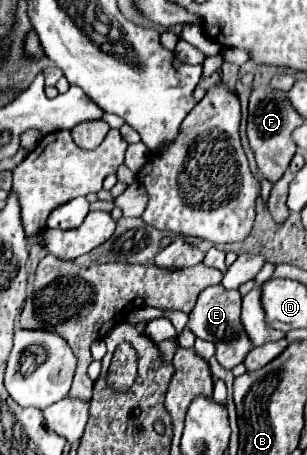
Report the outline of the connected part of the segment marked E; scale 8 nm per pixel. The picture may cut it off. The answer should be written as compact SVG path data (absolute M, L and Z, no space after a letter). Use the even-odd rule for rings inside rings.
M221 283L207 287L199 295L197 305L195 305L193 313L189 315L187 325L195 333L195 337L201 337L211 343L219 343L215 357L225 369L233 369L235 365L243 363L247 353L253 349L253 343L249 343L245 329L241 327L241 295L239 295L239 291L225 289Z

